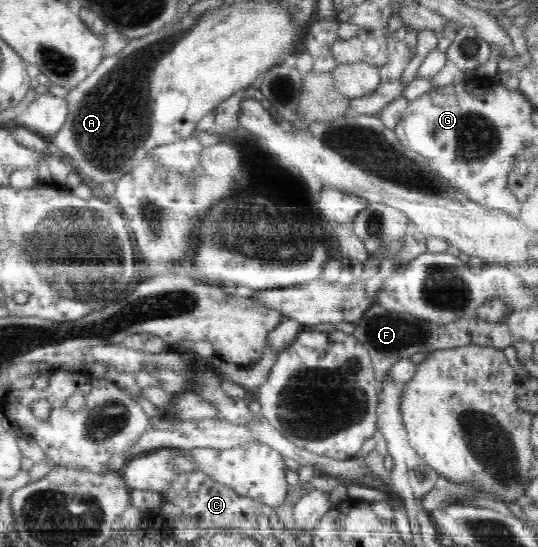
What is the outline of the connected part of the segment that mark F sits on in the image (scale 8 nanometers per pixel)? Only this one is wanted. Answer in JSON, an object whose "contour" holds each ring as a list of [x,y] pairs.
{"contour":[[[507,304],[508,314],[497,321],[488,322],[474,316],[454,322],[438,323],[410,313],[402,314],[402,311],[386,310],[382,306],[370,306],[370,310],[356,323],[358,328],[353,335],[368,349],[372,363],[374,363],[379,390],[383,376],[396,362],[406,360],[406,358],[410,359],[420,352],[452,349],[473,343],[476,346],[497,348],[511,354],[514,338],[508,327],[507,316],[513,311],[512,306]]]}

